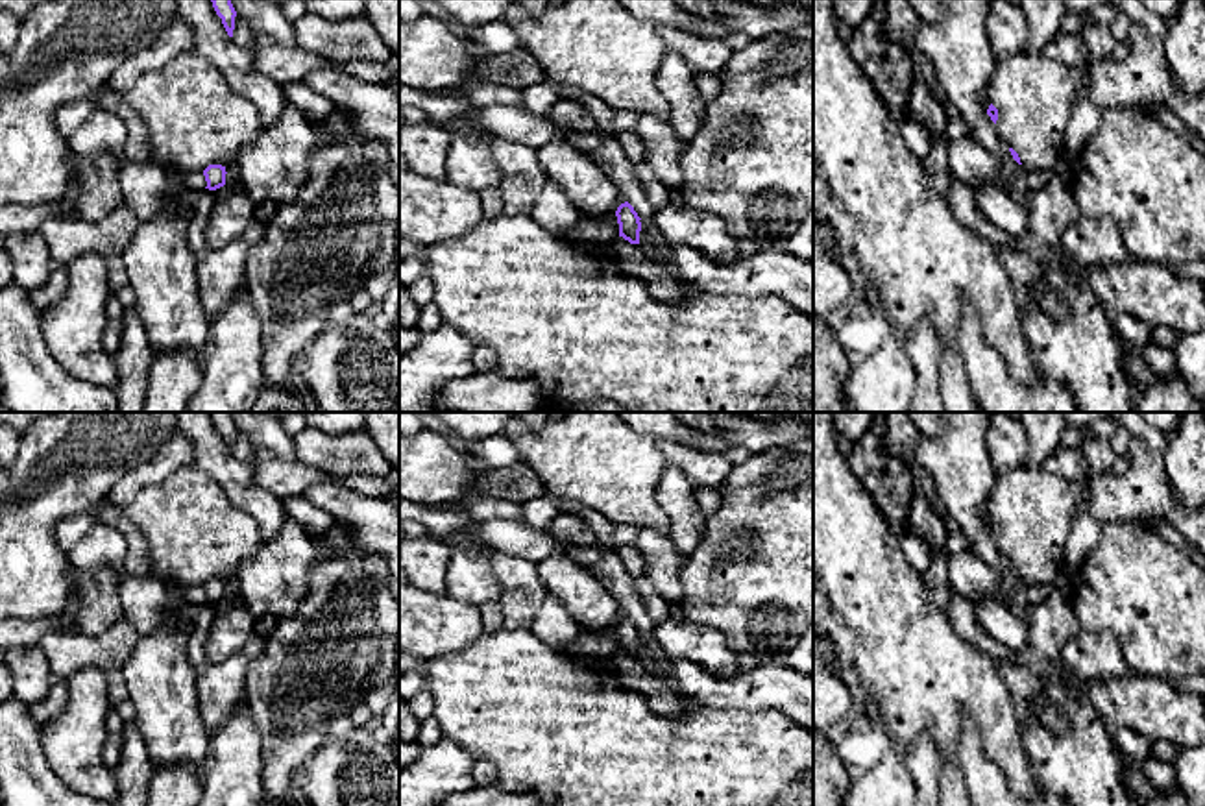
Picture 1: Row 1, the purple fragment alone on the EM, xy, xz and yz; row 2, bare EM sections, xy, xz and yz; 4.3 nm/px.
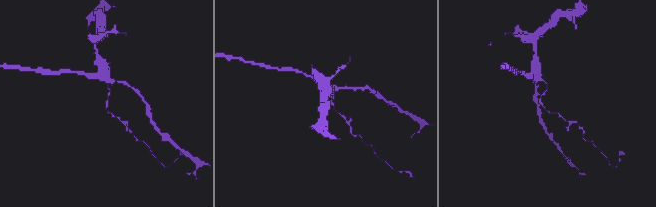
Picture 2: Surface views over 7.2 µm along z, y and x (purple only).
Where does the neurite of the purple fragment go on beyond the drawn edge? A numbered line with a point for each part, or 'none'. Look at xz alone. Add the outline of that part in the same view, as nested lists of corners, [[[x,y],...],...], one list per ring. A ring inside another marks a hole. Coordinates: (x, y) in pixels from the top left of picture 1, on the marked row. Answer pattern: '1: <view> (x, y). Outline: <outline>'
none

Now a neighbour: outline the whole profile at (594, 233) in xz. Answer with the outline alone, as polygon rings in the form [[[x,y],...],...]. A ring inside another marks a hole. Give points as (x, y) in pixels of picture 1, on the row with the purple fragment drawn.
[[[615,213],[593,216],[584,214],[582,220],[560,240],[580,251],[608,251],[608,246],[619,237]]]

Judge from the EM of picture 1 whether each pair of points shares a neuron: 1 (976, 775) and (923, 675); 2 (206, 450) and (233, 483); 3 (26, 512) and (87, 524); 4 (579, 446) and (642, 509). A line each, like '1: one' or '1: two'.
1: two
2: one
3: two
4: one

